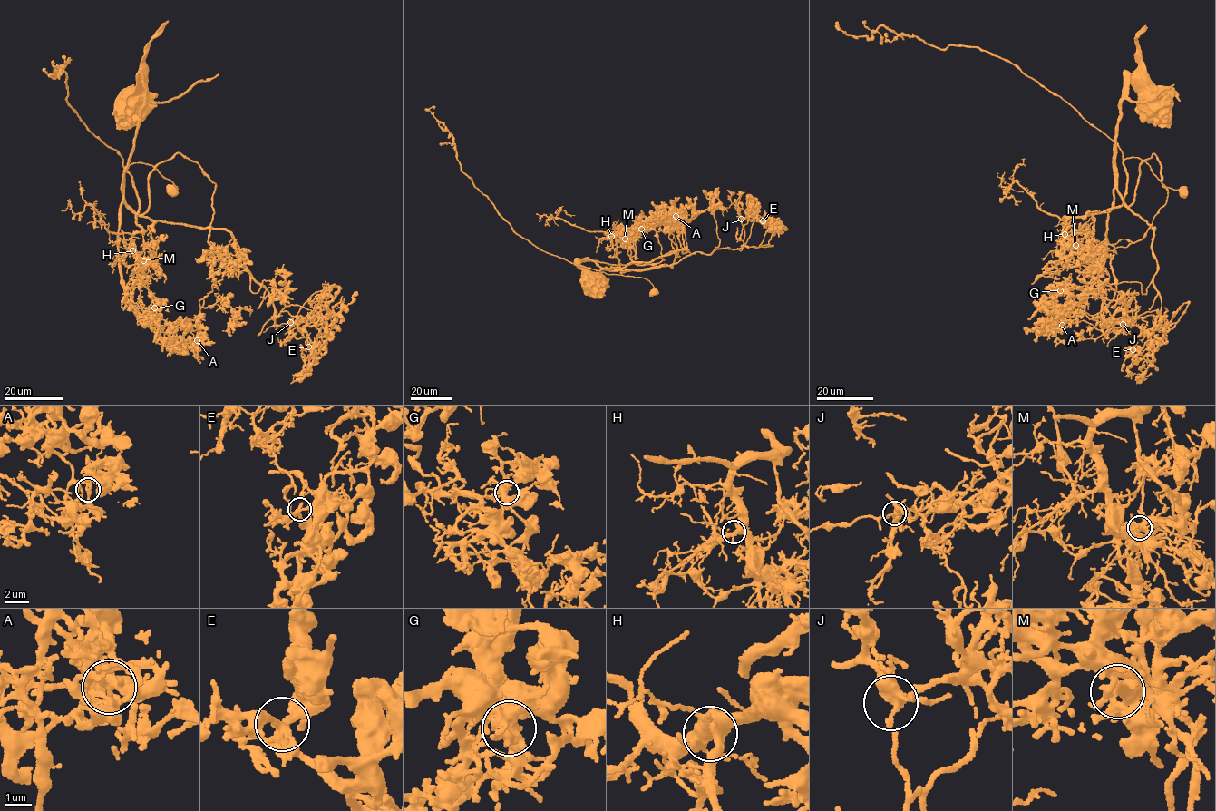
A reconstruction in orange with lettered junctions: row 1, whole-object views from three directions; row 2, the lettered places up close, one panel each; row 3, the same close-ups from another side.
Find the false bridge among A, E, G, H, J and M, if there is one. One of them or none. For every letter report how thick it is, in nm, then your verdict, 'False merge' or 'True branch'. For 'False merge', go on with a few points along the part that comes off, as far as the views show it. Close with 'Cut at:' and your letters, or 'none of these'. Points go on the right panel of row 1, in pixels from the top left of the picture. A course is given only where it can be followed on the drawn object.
A: Thickness 240 nm. True branch
E: Thickness 300 nm. True branch
G: Thickness 320 nm. True branch
H: Thickness 360 nm. True branch
J: Thickness 440 nm. True branch
M: Thickness 340 nm. False merge. Course of the part to remove: (1074, 245), (1065, 217), (1122, 204), (1117, 143), (979, 48), (839, 29)
Cut at: M

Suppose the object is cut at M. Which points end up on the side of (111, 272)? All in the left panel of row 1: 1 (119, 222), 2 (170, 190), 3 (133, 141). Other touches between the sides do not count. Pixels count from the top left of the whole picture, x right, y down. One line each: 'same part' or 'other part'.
1: other part
2: same part
3: other part

